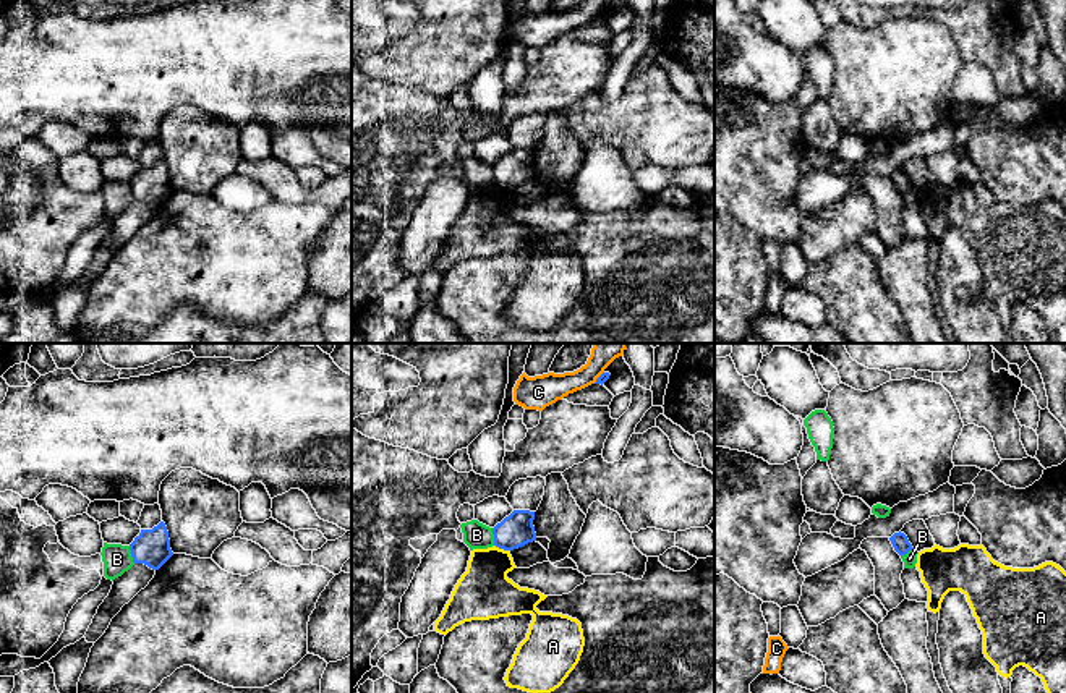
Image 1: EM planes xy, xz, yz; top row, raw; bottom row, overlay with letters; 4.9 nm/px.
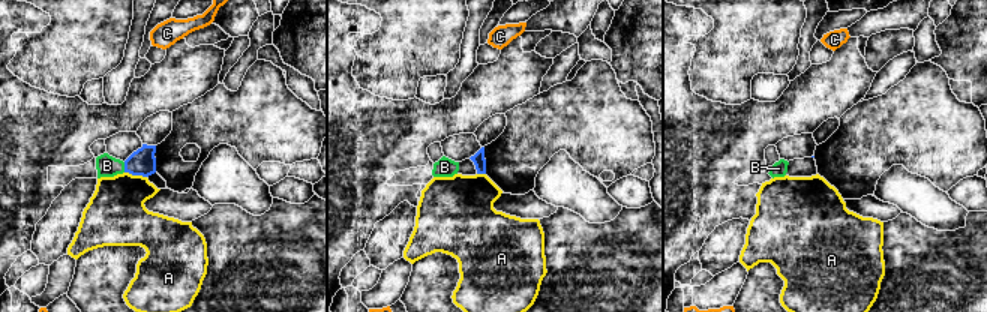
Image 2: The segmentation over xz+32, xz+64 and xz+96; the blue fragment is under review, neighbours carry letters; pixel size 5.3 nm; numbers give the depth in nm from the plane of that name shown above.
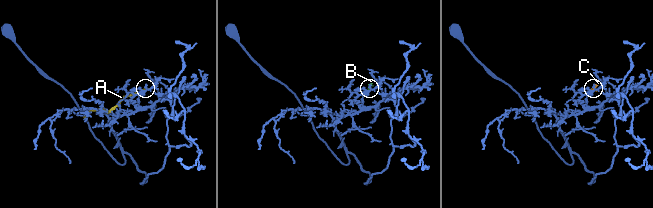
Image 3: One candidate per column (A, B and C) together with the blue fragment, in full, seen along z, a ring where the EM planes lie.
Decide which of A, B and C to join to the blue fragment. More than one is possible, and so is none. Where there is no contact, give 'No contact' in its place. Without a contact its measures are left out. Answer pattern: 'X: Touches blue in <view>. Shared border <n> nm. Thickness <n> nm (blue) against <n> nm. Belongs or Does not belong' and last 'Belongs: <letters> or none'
A: Touches blue in xz. Shared border 90 nm. Thickness 160 nm (blue) against 260 nm. Does not belong
B: Touches blue in xy. Shared border 90 nm. Thickness 180 nm (blue) against 150 nm. Does not belong
C: Touches blue in xz. Shared border 80 nm. Thickness 50 nm (blue) against 160 nm. Does not belong
Belongs: none

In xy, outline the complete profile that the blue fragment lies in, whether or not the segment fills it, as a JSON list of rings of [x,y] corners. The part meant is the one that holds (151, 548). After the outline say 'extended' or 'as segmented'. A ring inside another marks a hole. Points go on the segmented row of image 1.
[[[160,521],[152,529],[141,529],[130,544],[130,551],[134,563],[159,570],[173,555],[165,523]]] | as segmented

